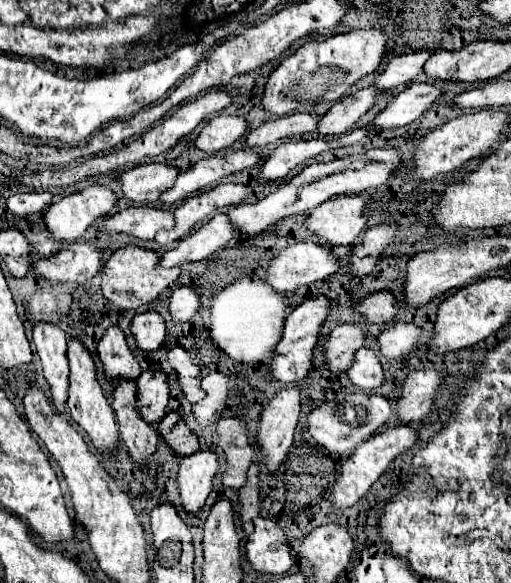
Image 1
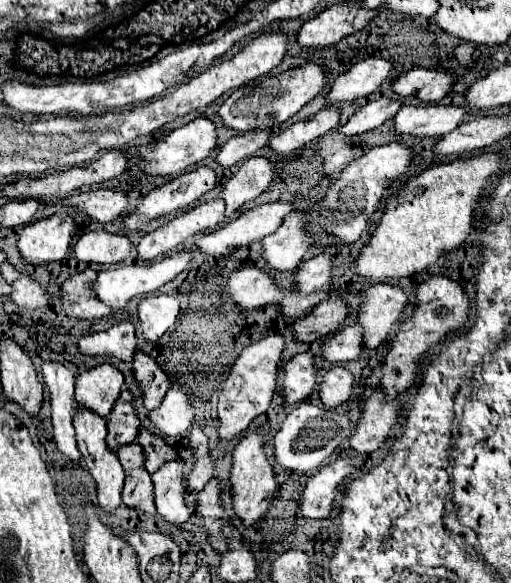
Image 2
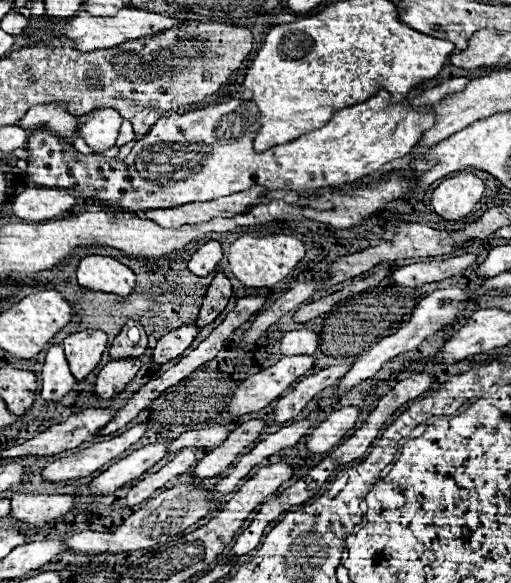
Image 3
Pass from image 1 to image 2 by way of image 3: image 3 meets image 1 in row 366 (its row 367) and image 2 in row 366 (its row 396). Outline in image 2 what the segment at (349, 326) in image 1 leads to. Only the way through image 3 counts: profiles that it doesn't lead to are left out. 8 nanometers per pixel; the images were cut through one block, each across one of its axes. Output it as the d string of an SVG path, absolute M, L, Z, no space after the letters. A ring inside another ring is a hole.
M308 352L296 354L294 358L284 362L282 372L284 372L284 390L282 390L284 406L294 406L310 398L316 386L316 366L312 354Z

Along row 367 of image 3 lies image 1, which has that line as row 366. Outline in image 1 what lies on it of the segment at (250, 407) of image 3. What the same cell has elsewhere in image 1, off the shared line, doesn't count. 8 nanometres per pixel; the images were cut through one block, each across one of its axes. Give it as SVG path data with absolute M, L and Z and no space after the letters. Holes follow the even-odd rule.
M320 294L320 296L314 296L314 298L306 300L306 302L302 302L300 306L296 306L290 312L290 316L286 318L282 340L278 342L274 358L270 362L270 370L272 370L274 378L278 378L284 384L290 384L290 382L298 382L298 380L308 376L308 372L312 370L312 360L314 360L314 352L312 350L318 346L320 330L326 324L330 308L332 308L330 298Z

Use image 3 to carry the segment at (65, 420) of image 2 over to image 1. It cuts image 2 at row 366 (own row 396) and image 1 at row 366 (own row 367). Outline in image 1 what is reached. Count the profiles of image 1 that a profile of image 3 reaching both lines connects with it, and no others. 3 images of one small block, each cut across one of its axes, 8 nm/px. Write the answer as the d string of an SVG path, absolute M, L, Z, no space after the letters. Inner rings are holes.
M36 322L34 324L34 346L44 366L44 378L52 390L54 406L64 412L68 398L68 360L66 360L66 334L58 324Z

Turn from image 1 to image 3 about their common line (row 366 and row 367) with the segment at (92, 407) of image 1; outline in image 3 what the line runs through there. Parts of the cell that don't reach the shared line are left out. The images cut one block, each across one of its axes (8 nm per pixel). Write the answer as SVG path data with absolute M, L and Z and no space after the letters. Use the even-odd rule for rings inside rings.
M84 330L70 334L62 346L74 378L84 380L98 366L102 352L108 346L108 338L102 330Z

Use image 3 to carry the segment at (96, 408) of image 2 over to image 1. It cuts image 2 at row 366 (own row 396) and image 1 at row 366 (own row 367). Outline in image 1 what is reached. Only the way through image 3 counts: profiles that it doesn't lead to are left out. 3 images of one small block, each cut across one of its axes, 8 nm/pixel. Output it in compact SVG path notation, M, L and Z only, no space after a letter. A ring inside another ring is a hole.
M110 326L98 342L98 356L104 364L108 380L118 378L138 378L142 372L138 358L130 350L124 332L118 326Z

